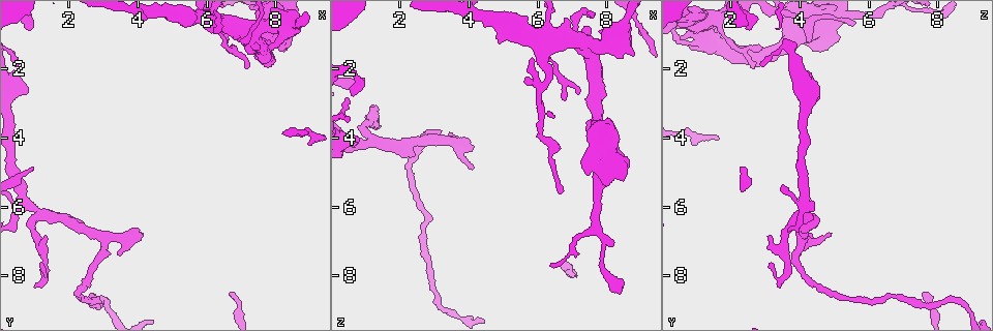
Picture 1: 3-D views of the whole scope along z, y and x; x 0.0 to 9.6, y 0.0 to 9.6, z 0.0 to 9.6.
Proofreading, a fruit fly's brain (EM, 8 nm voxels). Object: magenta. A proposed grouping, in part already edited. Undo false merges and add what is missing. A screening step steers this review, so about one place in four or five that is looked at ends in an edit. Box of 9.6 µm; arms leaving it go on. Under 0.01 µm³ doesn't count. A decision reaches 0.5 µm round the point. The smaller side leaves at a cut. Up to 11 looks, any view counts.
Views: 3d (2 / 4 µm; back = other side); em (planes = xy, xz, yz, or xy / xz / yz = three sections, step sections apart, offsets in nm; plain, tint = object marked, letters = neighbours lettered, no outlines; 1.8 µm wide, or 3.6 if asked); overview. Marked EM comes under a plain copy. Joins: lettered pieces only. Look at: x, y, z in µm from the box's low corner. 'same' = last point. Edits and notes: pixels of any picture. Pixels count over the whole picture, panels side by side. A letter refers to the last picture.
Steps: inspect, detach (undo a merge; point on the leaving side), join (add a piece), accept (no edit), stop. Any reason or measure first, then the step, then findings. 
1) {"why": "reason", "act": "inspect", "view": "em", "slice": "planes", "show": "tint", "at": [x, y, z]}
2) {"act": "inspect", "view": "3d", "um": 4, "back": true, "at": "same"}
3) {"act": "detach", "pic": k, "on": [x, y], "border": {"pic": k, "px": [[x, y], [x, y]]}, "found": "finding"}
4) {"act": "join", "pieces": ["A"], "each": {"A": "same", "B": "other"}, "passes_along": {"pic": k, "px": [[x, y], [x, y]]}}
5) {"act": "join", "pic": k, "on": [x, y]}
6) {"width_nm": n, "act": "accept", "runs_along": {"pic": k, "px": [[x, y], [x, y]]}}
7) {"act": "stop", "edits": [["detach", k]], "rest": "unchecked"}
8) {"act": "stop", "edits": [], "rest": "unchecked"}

{"why": "long arm stops here", "act": "inspect", "view": "3d", "um": 2, "at": [0.85, 0.80, 2.45]}

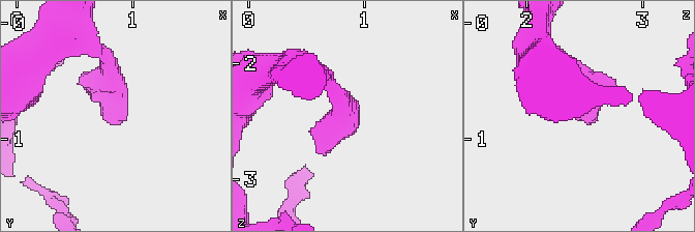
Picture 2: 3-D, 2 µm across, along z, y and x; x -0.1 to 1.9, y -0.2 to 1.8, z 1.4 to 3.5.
{"why": "need the tissue", "act": "inspect", "view": "em", "slice": "planes", "show": "letters", "at": [0.90, 0.84, 2.42]}

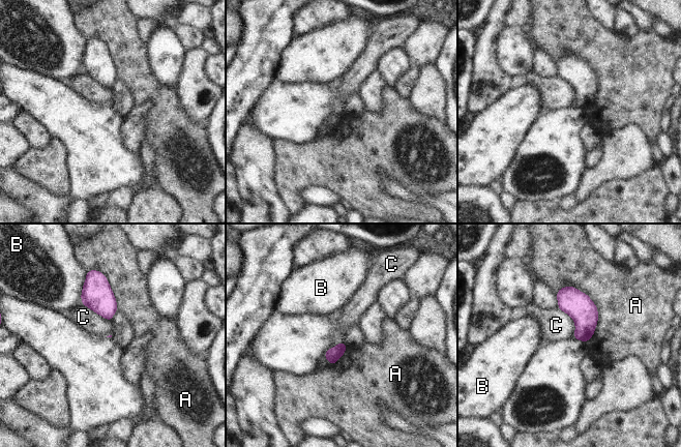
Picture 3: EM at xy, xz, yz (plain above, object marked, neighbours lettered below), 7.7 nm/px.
{"act": "accept", "each": {"A": "other", "B": "other", "C": "other"}, "border": {"pic": 3, "px": [[558, 308], [572, 319], [573, 335]]}, "found": "none of them fits"}

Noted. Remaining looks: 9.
{"why": "calibre changes", "act": "inspect", "view": "3d", "um": 2, "back": true, "at": [0.60, 5.75, 4.15]}

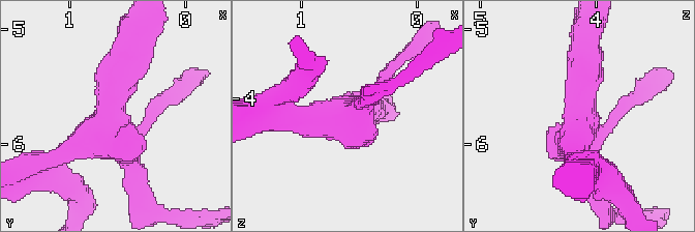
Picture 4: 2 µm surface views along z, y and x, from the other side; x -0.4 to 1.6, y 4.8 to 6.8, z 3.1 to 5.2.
{"arms": 4, "act": "inspect", "view": "em", "slice": "planes", "show": "letters", "at": [0.64, 5.78, 4.10]}

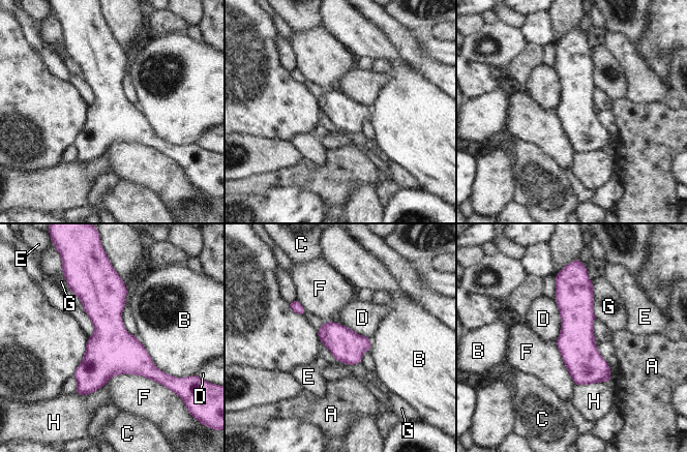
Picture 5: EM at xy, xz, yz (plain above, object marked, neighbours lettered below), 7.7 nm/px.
{"longest_contact_nm": ["F", 480], "act": "accept", "each": {"A": "other", "B": "other", "C": "other", "D": "other", "E": "other", "F": "other", "G": "other", "H": "other"}, "runs_along": {"pic": 5, "px": [[567, 277], [577, 350], [606, 379]]}, "found": "one neuron here"}

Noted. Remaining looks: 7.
{"why": "branch stops here", "act": "inspect", "view": "em", "slice": "planes", "show": "letters", "at": [1.00, 8.30, 3.45]}

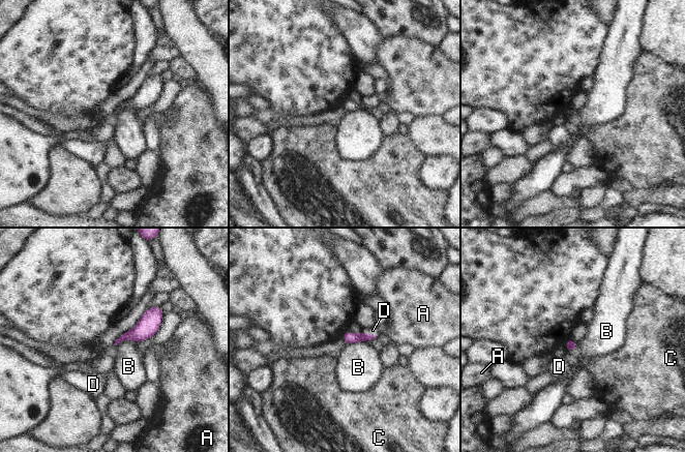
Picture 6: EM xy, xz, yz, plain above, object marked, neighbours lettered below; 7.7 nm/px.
{"act": "join", "pieces": ["D"], "each": {"A": "other", "B": "other", "C": "other", "D": "same"}, "passes_along": {"pic": 6, "px": [[349, 337], [369, 334], [373, 330]]}, "found": "the neuron continues"}

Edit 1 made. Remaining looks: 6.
{"why": "redraw", "act": "inspect", "view": "overview"}

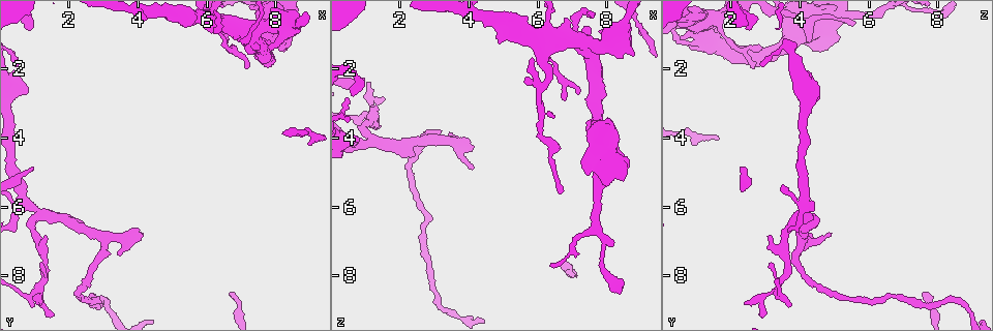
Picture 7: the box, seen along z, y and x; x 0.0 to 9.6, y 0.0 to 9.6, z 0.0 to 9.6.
{"why": "thin neck", "act": "inspect", "view": "em", "slice": "xz", "step": 4, "show": "tint", "at": [8.80, 3.85, 0.60]}

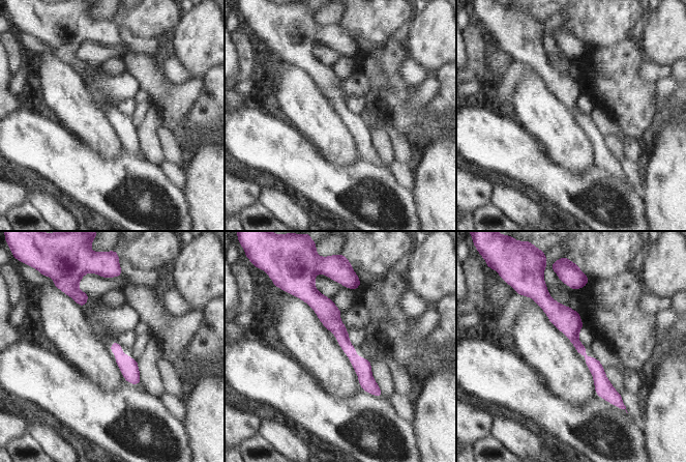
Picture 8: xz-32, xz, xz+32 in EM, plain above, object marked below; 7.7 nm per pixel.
{"why": "cut it another way", "act": "inspect", "view": "em", "slice": "planes", "show": "letters", "at": "same"}

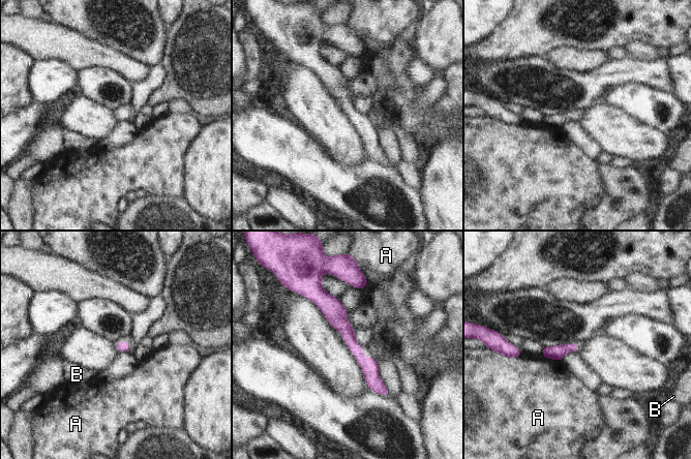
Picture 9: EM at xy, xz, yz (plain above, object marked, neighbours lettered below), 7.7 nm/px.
{"width_nm": 80, "act": "accept", "each": {"A": "other", "B": "other"}, "runs_along": {"pic": 9, "px": [[316, 294], [336, 314], [385, 392]]}, "found": "all the same neuron"}

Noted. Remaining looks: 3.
{"act": "stop", "edits": [["join", 6]], "rest": "unchecked"}

